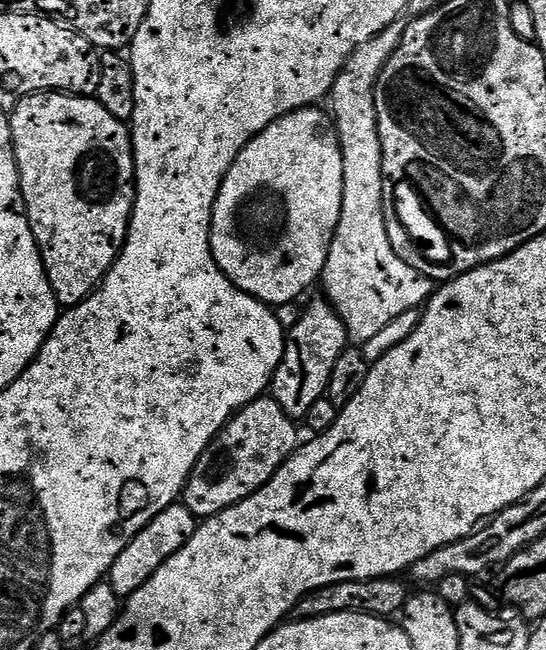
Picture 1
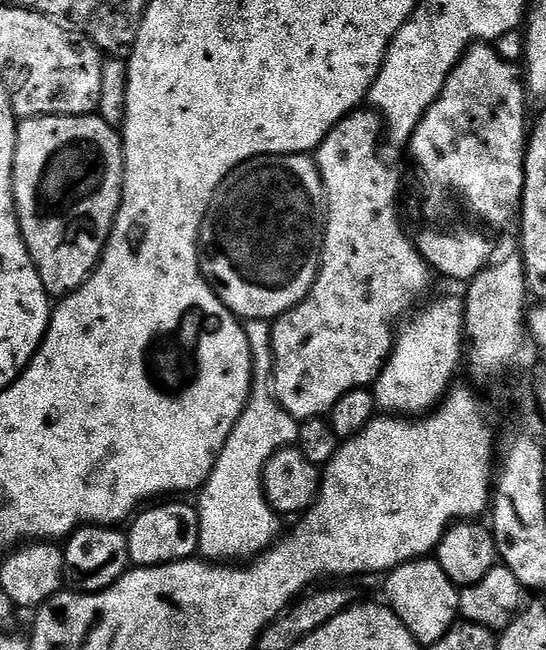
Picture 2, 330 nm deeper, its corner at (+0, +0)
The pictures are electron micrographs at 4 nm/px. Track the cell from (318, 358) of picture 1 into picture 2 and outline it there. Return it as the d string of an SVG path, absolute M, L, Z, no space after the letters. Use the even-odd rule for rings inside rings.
M357 110L342 117L342 119L332 127L330 134L326 134L324 141L316 147L314 159L316 168L320 172L320 177L324 183L324 203L326 205L324 249L320 251L320 272L316 275L314 286L306 294L304 301L302 301L301 304L293 306L289 312L284 312L281 316L276 317L272 324L272 360L276 363L274 373L276 401L283 406L295 420L299 421L309 420L315 416L327 417L332 411L334 402L338 402L338 398L342 398L342 394L346 394L355 388L368 388L369 386L375 385L376 379L380 377L380 371L384 369L384 363L388 361L388 355L392 352L394 325L401 317L411 313L413 309L417 307L416 299L418 299L419 296L427 294L428 287L431 286L432 279L434 279L434 273L416 248L413 237L411 235L407 236L407 234L404 233L403 226L400 225L400 208L396 205L400 200L400 176L384 161L384 156L380 153L380 140L382 144L382 121L375 111L364 111L365 110Z

